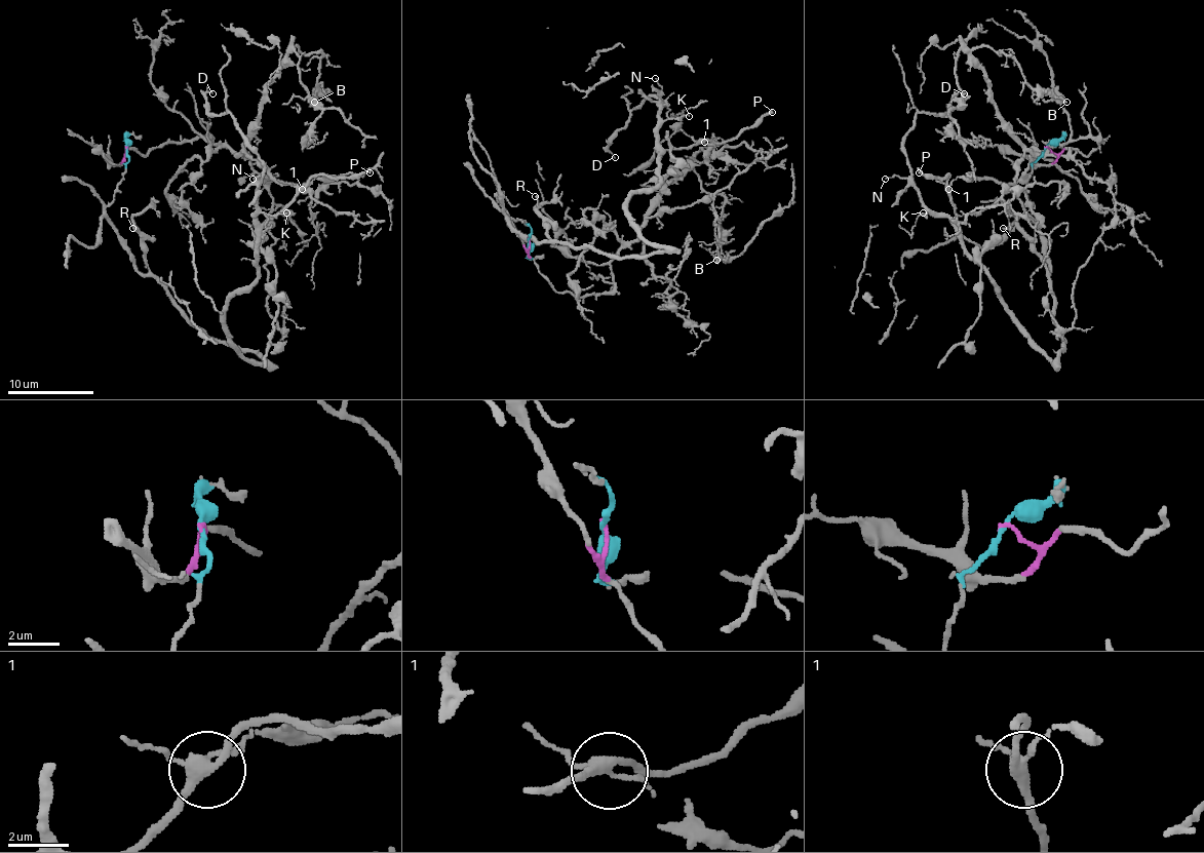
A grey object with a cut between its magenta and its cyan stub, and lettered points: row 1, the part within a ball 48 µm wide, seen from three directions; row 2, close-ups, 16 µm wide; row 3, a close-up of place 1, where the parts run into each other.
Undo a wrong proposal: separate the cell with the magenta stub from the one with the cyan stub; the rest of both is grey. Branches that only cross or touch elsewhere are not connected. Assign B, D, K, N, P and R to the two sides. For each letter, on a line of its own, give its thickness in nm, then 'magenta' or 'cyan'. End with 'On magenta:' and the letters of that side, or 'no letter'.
B: 150 nm | magenta
D: 70 nm | cyan
K: 90 nm | cyan
N: 90 nm | cyan
P: 280 nm | cyan
R: 140 nm | cyan
On magenta: B

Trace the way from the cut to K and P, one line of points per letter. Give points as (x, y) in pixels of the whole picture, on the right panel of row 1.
K: (1046, 148), (1024, 207), (1062, 337), (1054, 362), (962, 234), (946, 217), (923, 212)
P: (1046, 148), (1028, 178), (1024, 207), (1037, 227), (1062, 337), (1054, 362), (966, 250), (948, 176), (919, 173)

